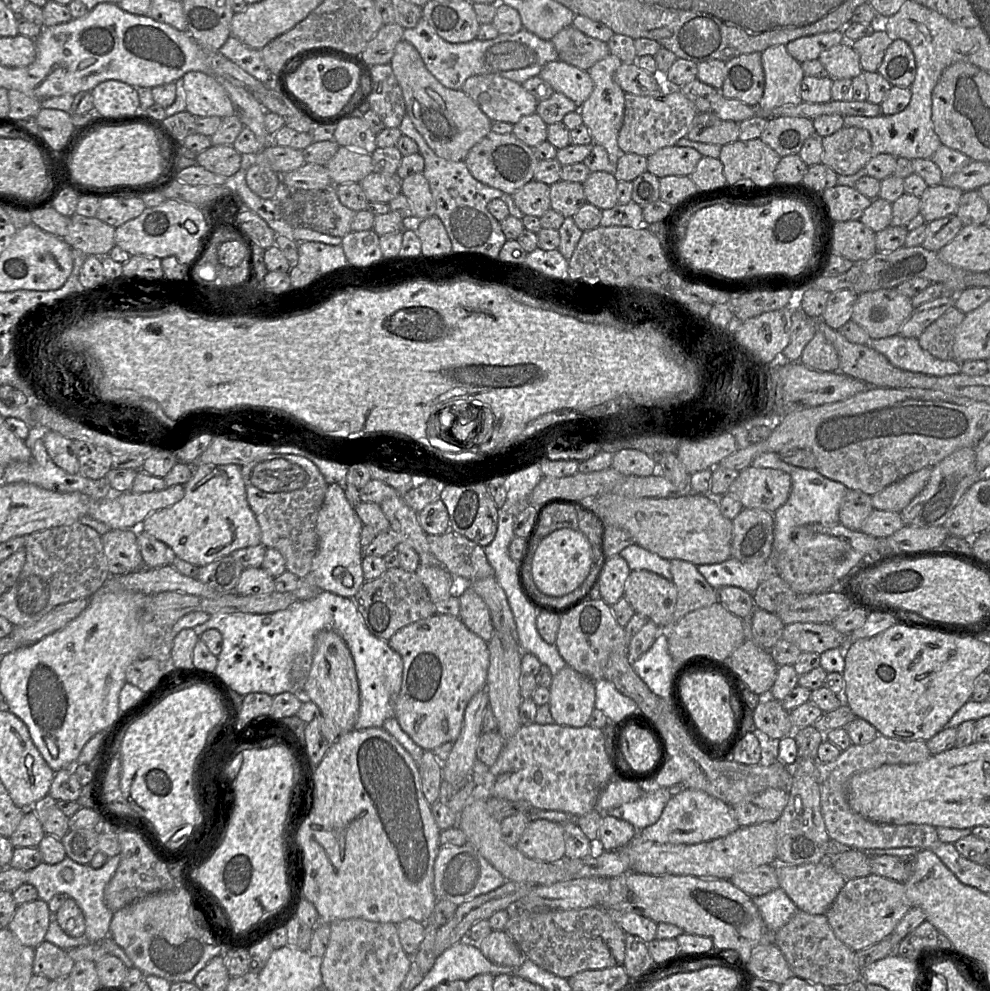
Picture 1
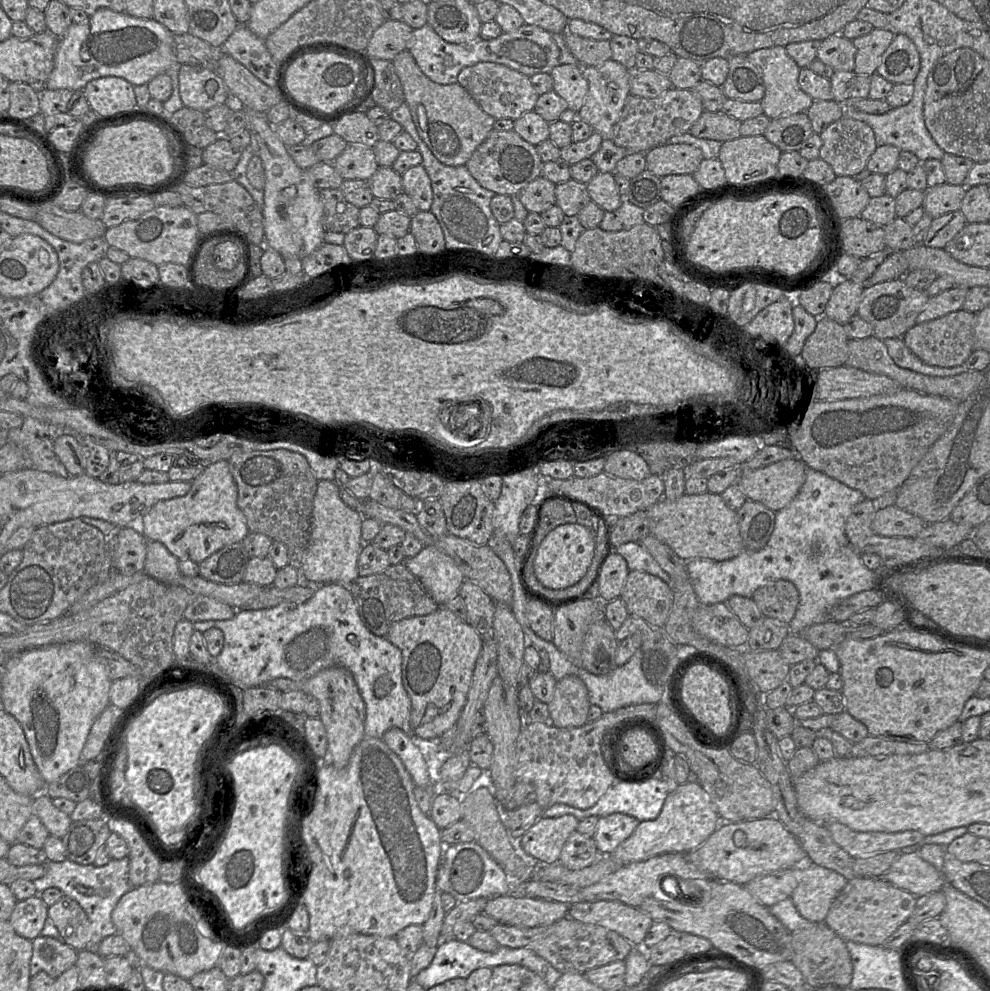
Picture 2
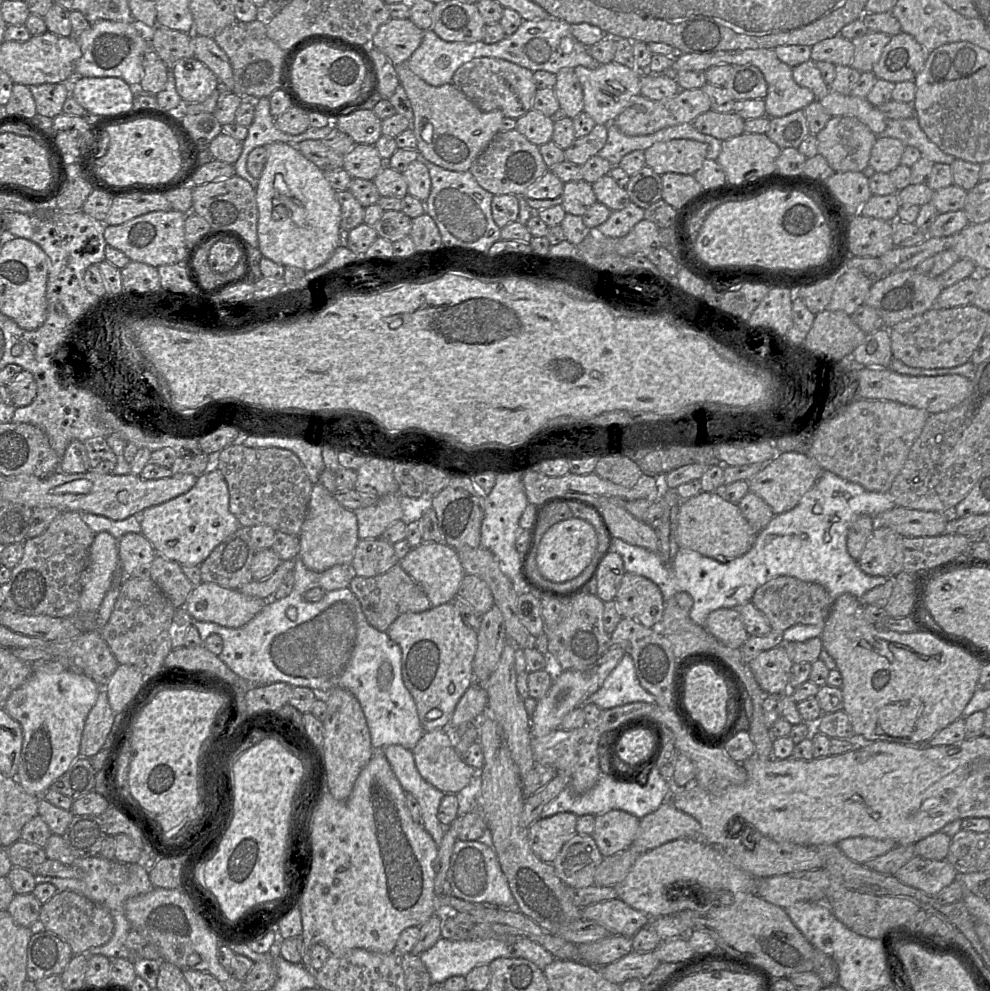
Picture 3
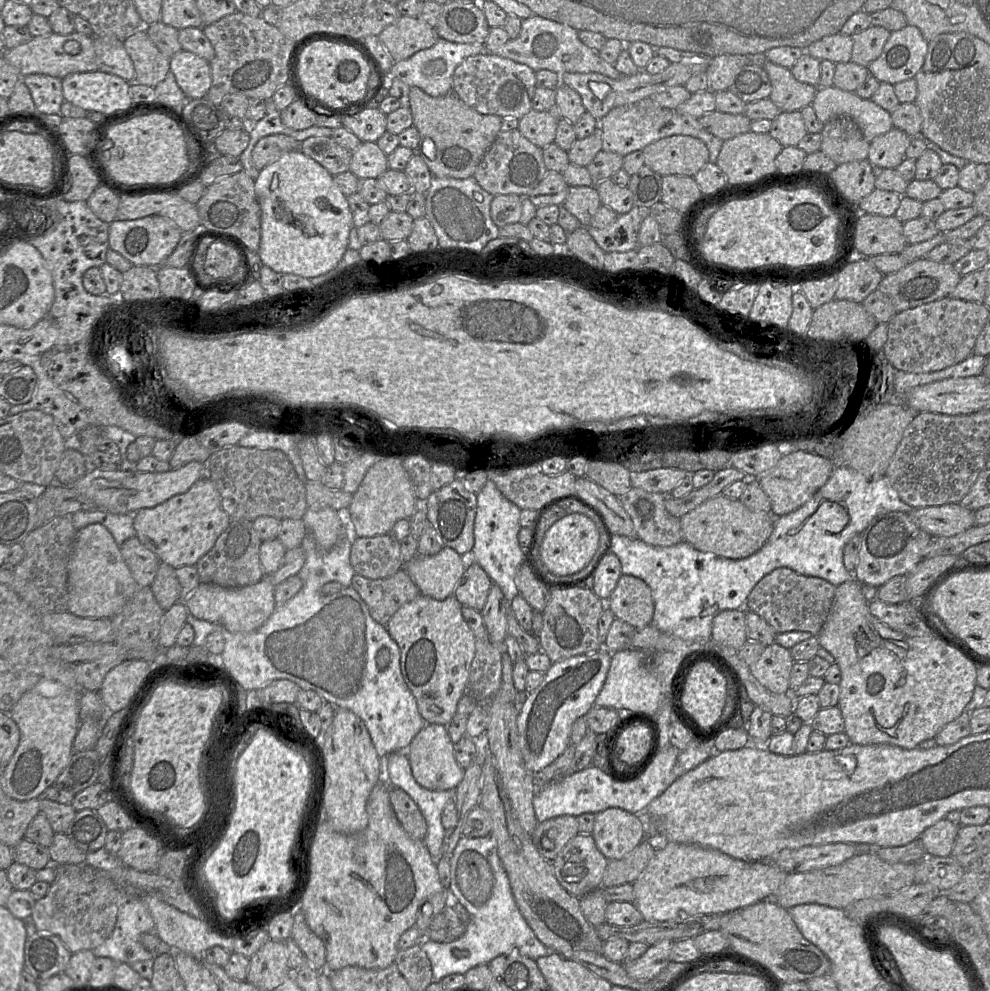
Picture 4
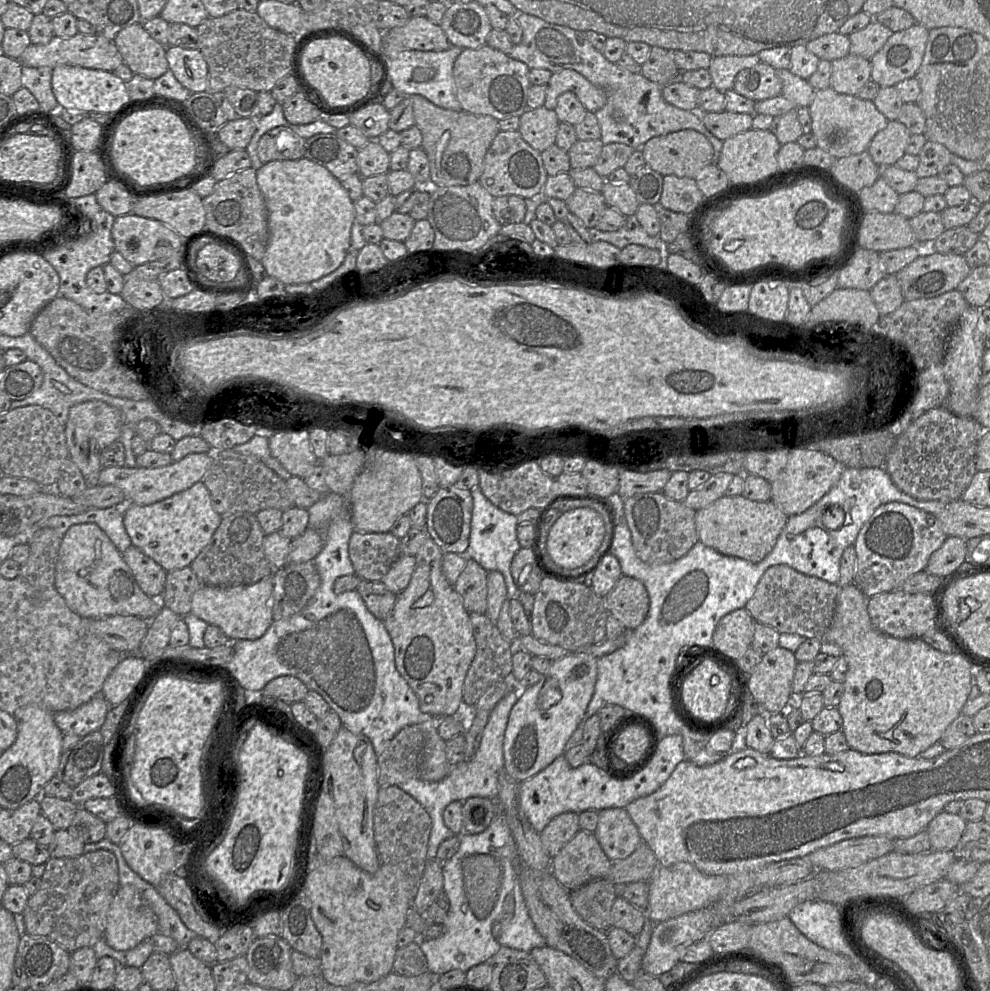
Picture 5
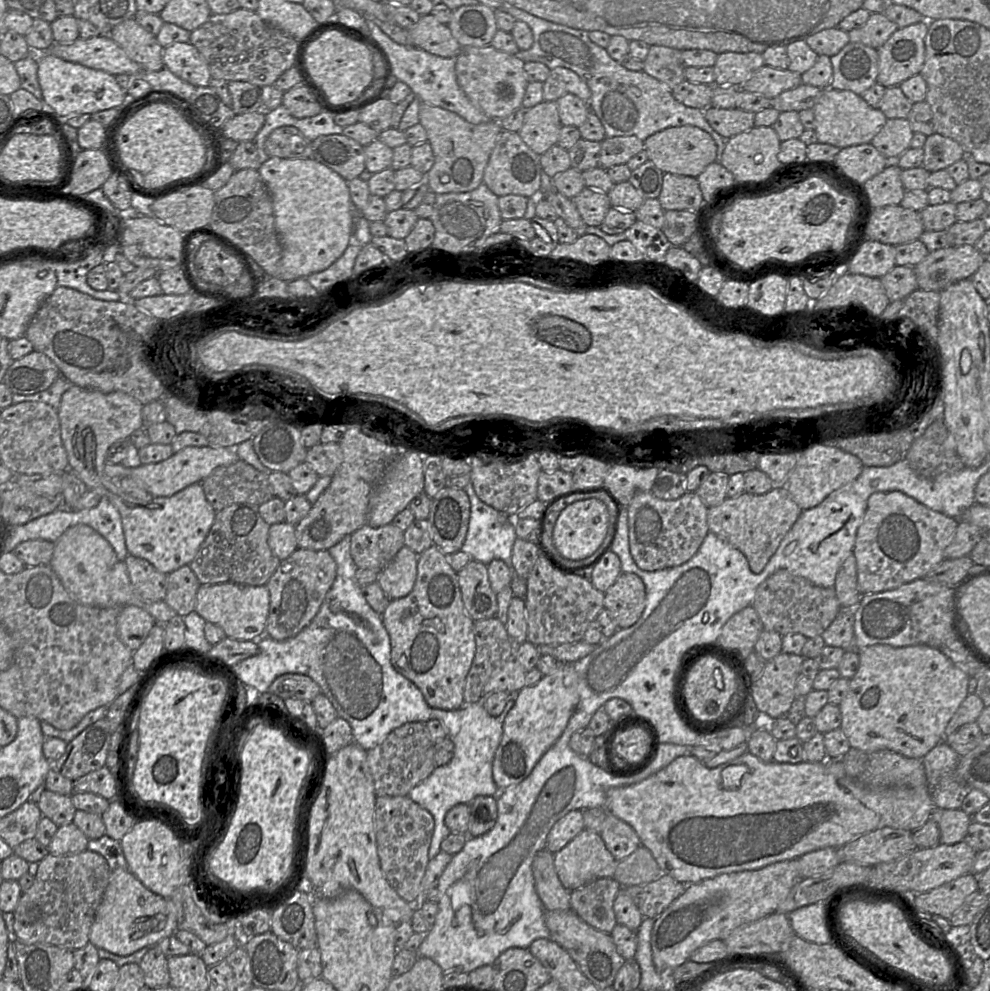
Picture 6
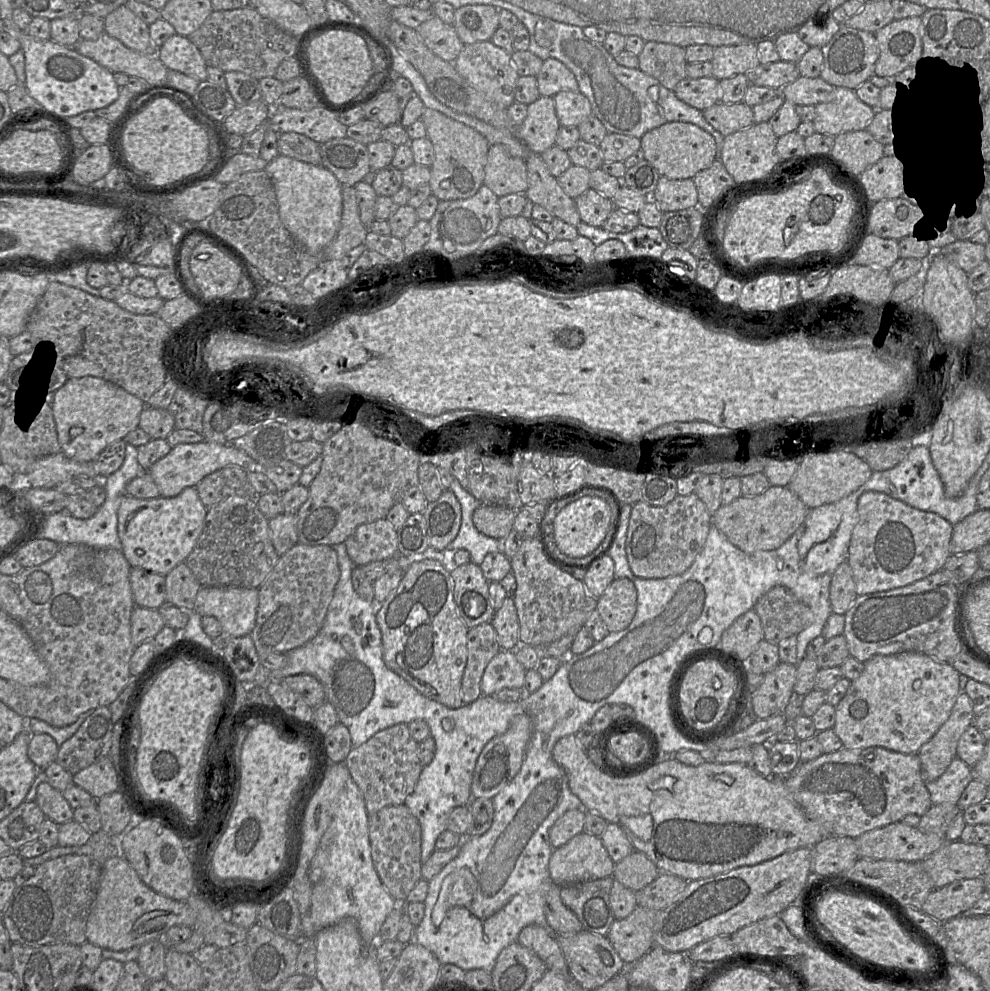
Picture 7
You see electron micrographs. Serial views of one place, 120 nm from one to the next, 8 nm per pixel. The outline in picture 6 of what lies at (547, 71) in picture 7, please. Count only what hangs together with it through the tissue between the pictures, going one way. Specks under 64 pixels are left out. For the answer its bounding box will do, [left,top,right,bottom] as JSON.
[543,67,591,105]

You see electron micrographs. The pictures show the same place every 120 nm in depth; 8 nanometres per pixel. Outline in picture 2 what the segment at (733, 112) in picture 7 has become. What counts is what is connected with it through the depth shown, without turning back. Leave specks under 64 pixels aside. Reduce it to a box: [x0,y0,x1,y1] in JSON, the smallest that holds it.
[688,111,741,142]

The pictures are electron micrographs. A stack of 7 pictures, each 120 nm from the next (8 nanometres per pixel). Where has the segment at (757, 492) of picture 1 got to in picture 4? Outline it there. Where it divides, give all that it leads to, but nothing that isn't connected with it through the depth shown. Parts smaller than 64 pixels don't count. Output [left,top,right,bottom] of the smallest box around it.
[750,451,834,517]

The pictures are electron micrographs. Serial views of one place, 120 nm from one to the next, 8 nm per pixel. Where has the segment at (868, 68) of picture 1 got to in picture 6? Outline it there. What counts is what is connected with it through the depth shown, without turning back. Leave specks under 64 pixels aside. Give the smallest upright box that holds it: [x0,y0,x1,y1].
[848,13,898,49]

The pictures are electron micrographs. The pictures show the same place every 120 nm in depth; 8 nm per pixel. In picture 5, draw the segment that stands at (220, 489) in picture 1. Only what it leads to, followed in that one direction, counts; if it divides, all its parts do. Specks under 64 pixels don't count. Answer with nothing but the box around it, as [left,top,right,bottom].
[124,481,222,573]

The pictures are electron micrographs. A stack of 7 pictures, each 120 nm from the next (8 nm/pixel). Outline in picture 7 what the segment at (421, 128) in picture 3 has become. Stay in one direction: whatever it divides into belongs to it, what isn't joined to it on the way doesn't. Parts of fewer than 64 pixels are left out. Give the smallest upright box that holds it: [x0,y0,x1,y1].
[421,108,490,200]

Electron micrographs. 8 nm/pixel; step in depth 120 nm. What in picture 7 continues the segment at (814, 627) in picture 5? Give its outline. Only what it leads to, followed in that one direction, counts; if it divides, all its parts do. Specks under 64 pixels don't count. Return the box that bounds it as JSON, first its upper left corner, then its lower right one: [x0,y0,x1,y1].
[753,585,813,645]

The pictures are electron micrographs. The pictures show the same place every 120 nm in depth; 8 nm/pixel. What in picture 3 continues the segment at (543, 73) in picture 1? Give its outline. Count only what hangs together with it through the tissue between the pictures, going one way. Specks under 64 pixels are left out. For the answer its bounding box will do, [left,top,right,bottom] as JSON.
[554,68,583,119]

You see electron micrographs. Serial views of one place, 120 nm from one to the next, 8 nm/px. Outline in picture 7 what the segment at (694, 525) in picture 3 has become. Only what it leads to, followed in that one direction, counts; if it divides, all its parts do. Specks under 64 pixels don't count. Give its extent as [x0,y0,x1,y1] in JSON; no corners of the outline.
[712,485,809,553]

